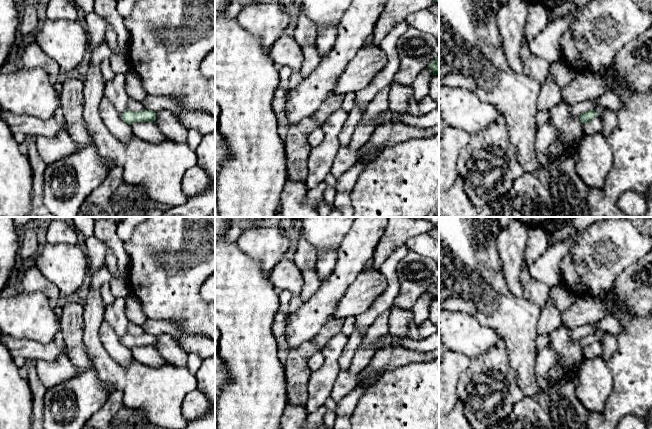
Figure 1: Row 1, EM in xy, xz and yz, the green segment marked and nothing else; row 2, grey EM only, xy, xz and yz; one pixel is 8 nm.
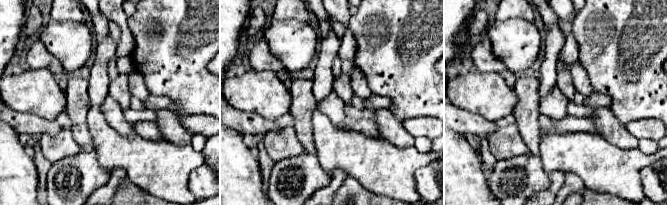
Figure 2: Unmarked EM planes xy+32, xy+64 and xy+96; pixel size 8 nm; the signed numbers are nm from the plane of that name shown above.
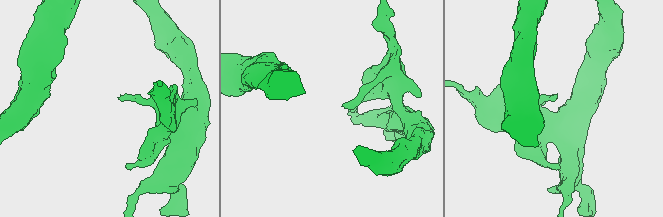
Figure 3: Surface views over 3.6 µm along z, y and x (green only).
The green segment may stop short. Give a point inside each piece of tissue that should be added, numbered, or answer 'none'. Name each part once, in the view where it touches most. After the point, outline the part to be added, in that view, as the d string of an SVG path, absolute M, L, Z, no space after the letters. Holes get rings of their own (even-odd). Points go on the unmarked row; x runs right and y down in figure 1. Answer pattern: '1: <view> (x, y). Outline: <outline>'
1: yz (599, 334). Outline: M596 330L595 335L596 335L596 338L597 338L597 342L602 341L605 334L606 334L606 332L604 332L604 331Z

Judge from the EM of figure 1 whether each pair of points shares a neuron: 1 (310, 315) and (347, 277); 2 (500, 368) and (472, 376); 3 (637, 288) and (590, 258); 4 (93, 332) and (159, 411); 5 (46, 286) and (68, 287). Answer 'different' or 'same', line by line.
1: same
2: same
3: different
4: same
5: different

